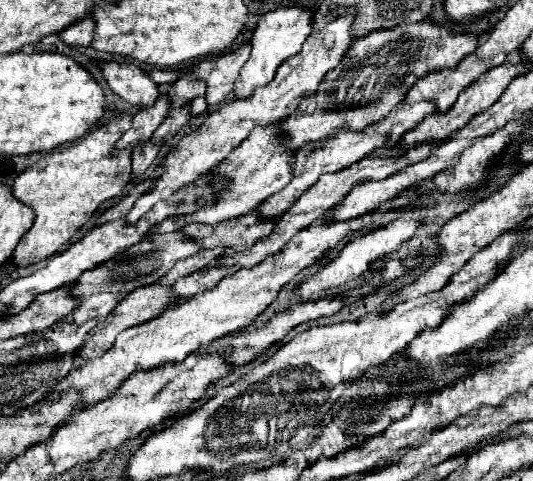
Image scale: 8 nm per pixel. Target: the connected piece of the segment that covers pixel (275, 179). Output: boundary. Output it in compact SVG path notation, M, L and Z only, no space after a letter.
M273 124L273 126L267 126L265 130L253 130L253 134L245 138L245 142L235 146L227 156L227 160L211 170L213 174L211 188L215 190L213 204L193 214L181 216L183 222L187 224L199 222L199 224L215 226L219 222L233 220L241 214L255 210L265 198L281 190L289 182L289 158L293 158L295 150L285 150L285 146L277 142L277 138L279 138L279 126Z

